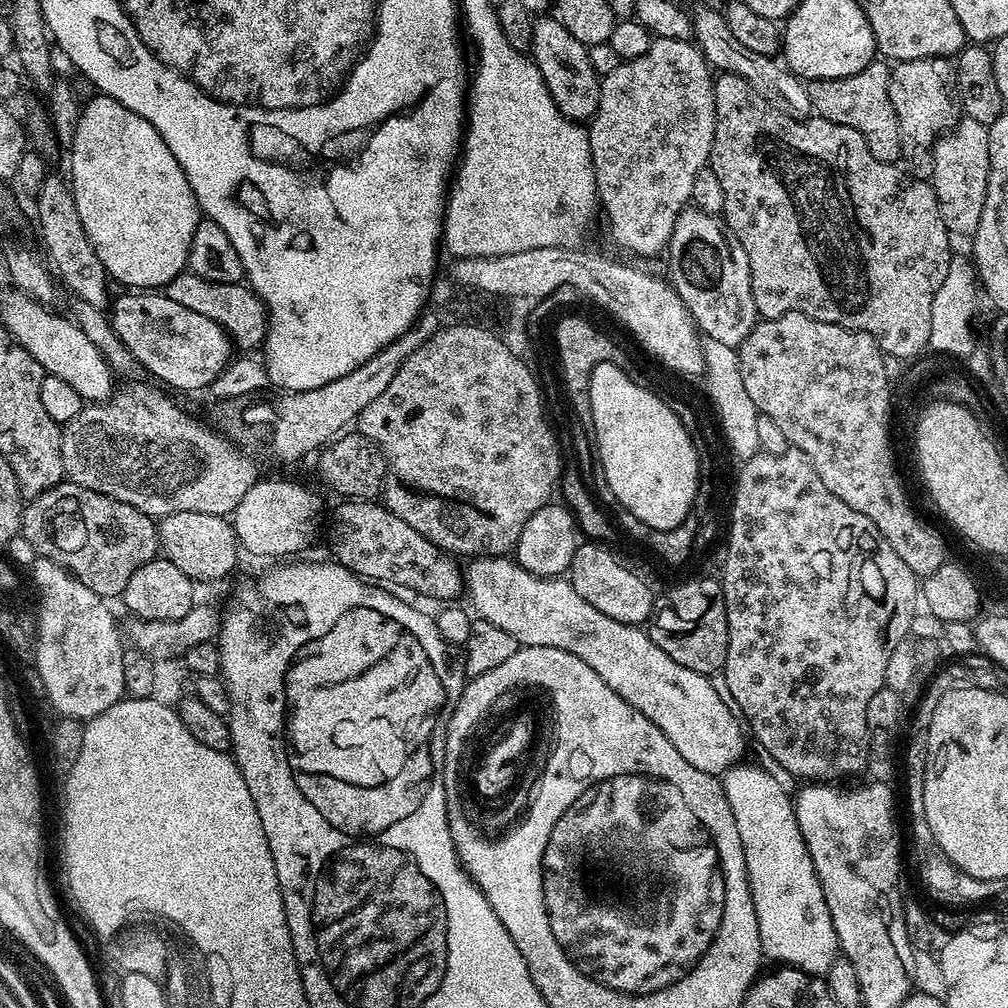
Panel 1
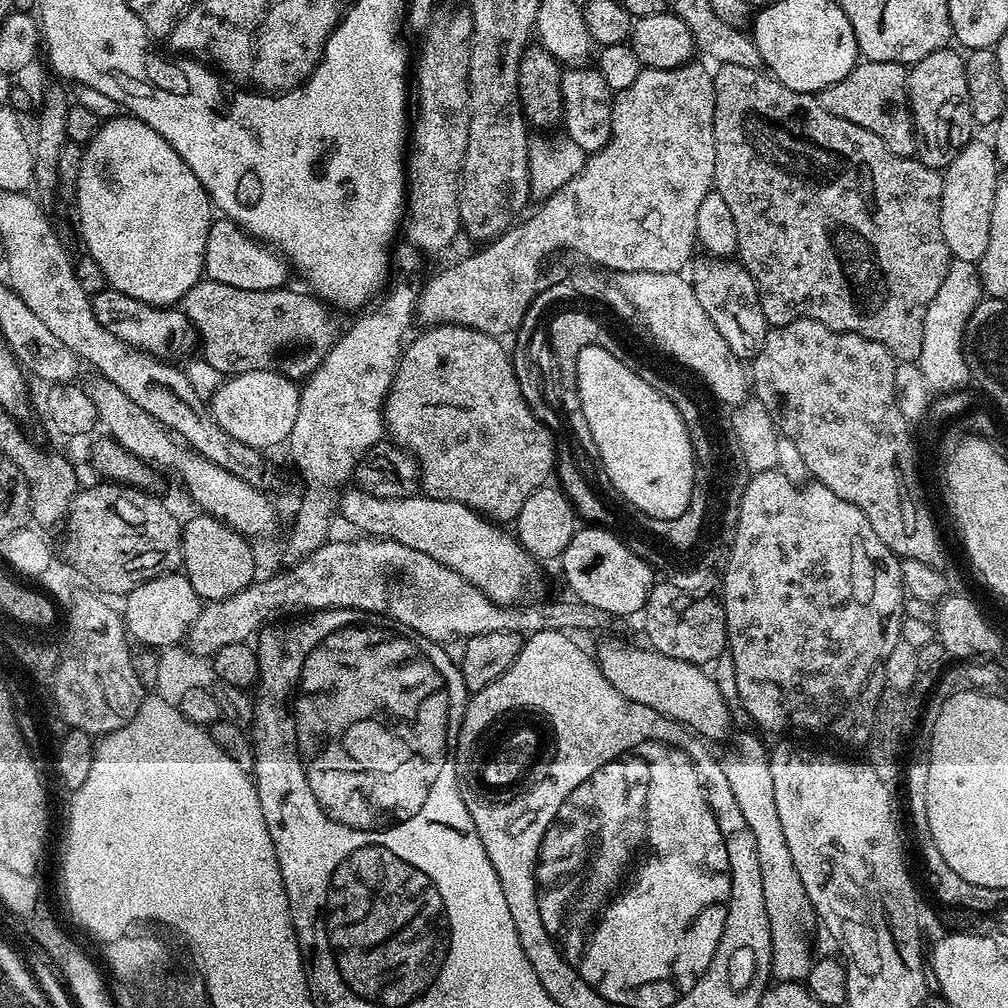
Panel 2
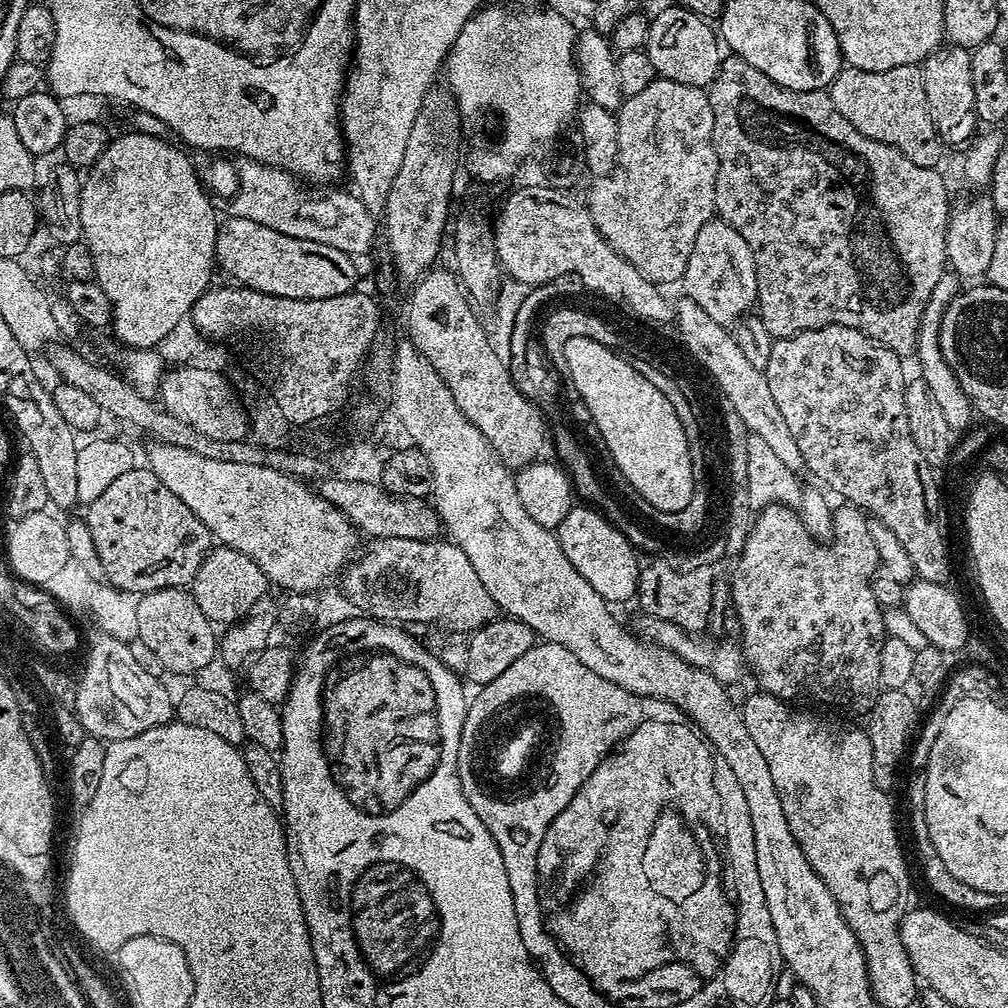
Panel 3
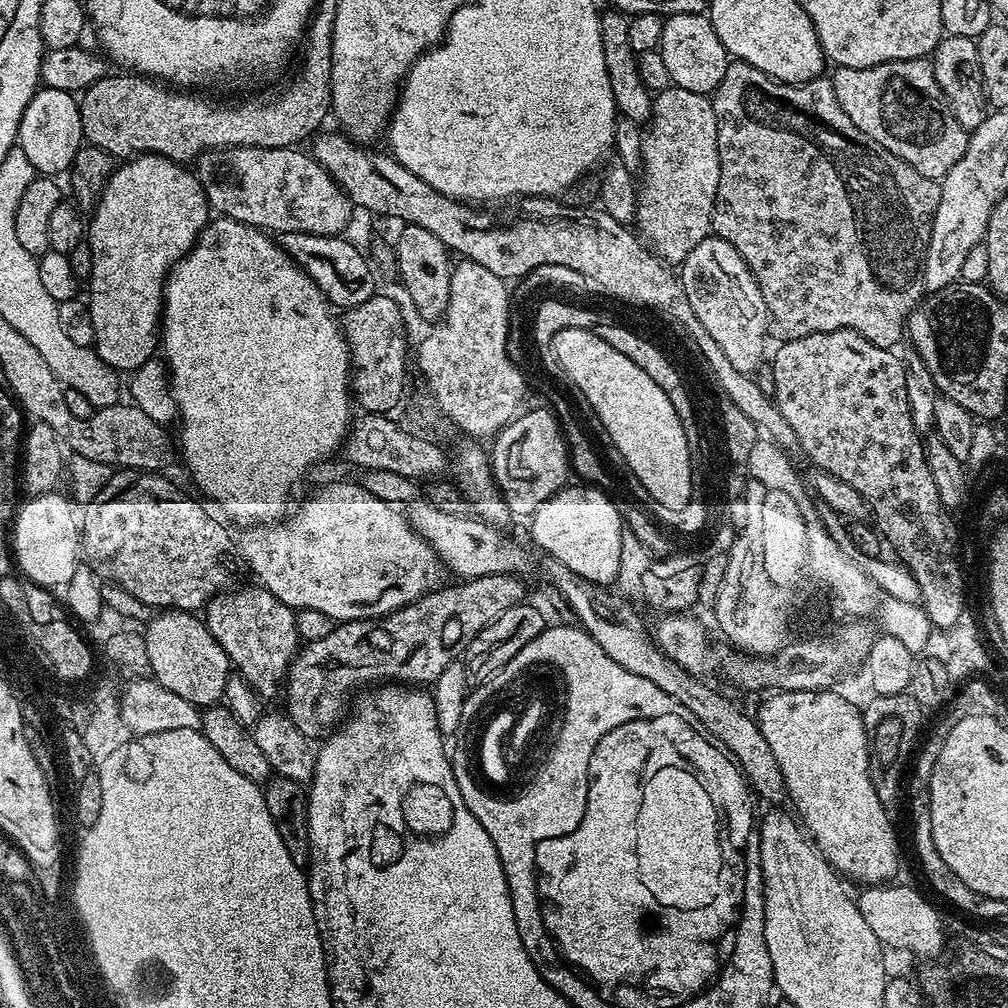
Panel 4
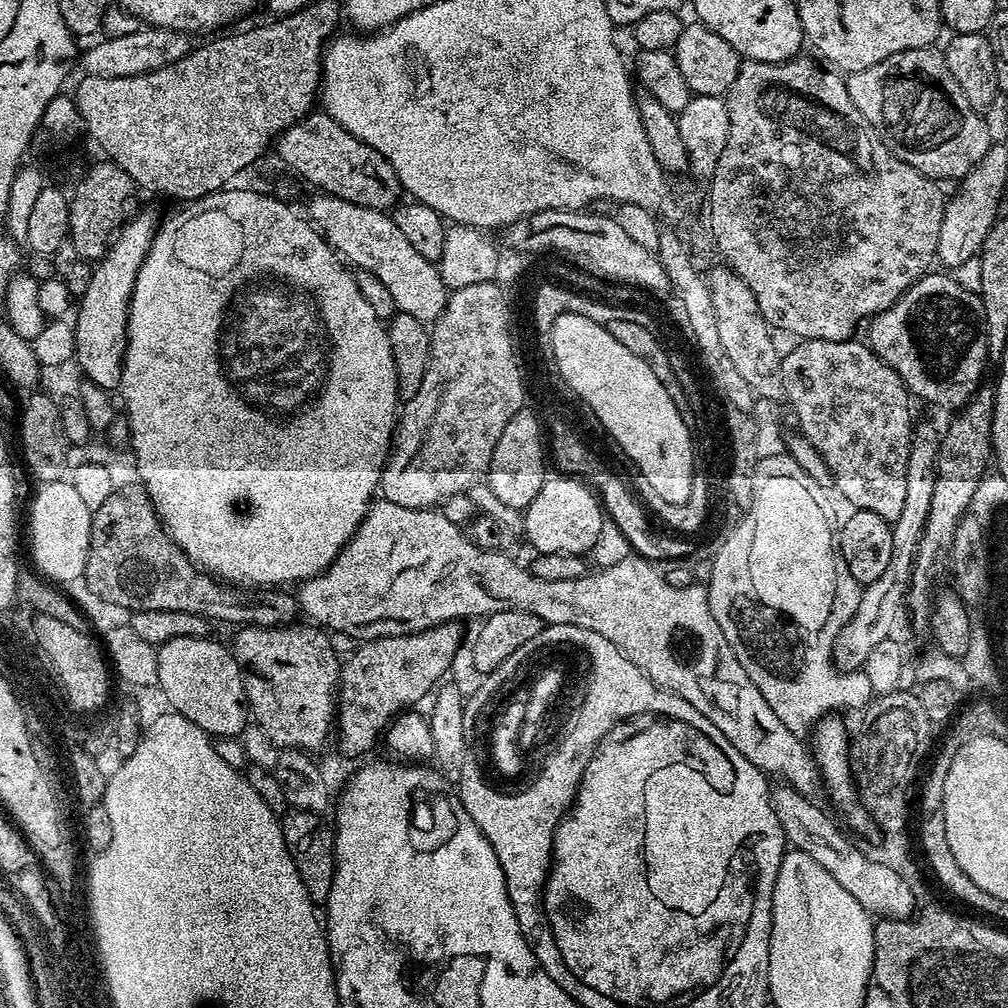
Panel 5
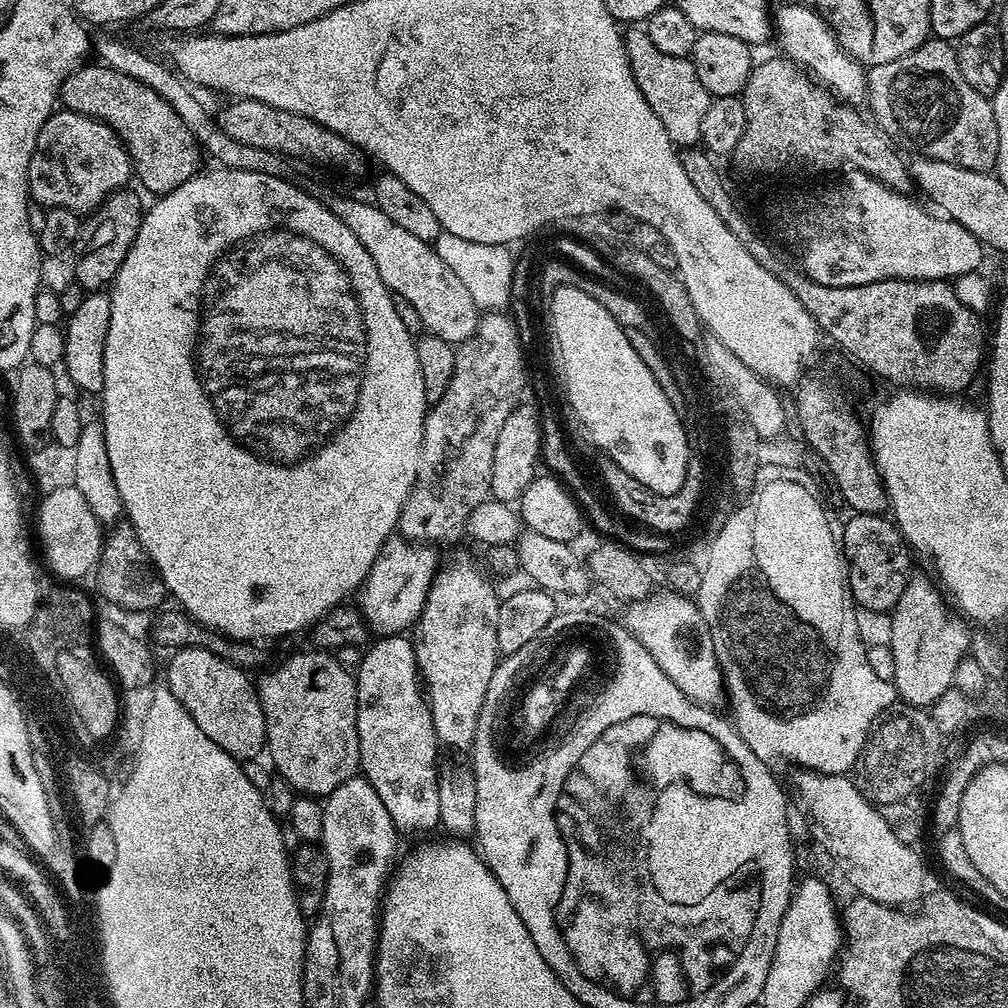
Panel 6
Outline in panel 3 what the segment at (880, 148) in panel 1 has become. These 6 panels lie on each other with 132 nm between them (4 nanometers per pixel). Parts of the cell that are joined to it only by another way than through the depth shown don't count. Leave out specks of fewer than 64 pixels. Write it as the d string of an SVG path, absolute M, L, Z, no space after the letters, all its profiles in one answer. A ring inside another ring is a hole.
M920 64L894 66L881 72L841 67L832 79L830 95L834 110L838 110L854 130L866 134L866 138L894 146L918 166L936 168L939 165L942 137L930 114L930 102L926 102L924 69Z

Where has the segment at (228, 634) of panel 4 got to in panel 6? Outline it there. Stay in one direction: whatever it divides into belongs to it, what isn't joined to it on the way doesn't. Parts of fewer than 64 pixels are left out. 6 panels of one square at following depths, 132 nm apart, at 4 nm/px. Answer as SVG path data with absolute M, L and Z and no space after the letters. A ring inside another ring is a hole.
M324 650L300 652L284 660L273 672L258 680L258 695L266 722L266 752L272 755L275 775L289 784L294 793L326 798L342 782L357 775L360 743L356 725L356 677L335 655Z

